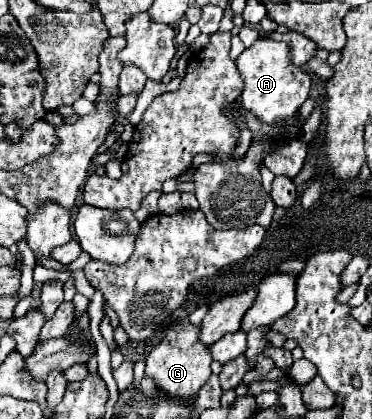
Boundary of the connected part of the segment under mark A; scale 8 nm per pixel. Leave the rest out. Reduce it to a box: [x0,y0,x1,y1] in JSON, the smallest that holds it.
[236,40,310,124]

